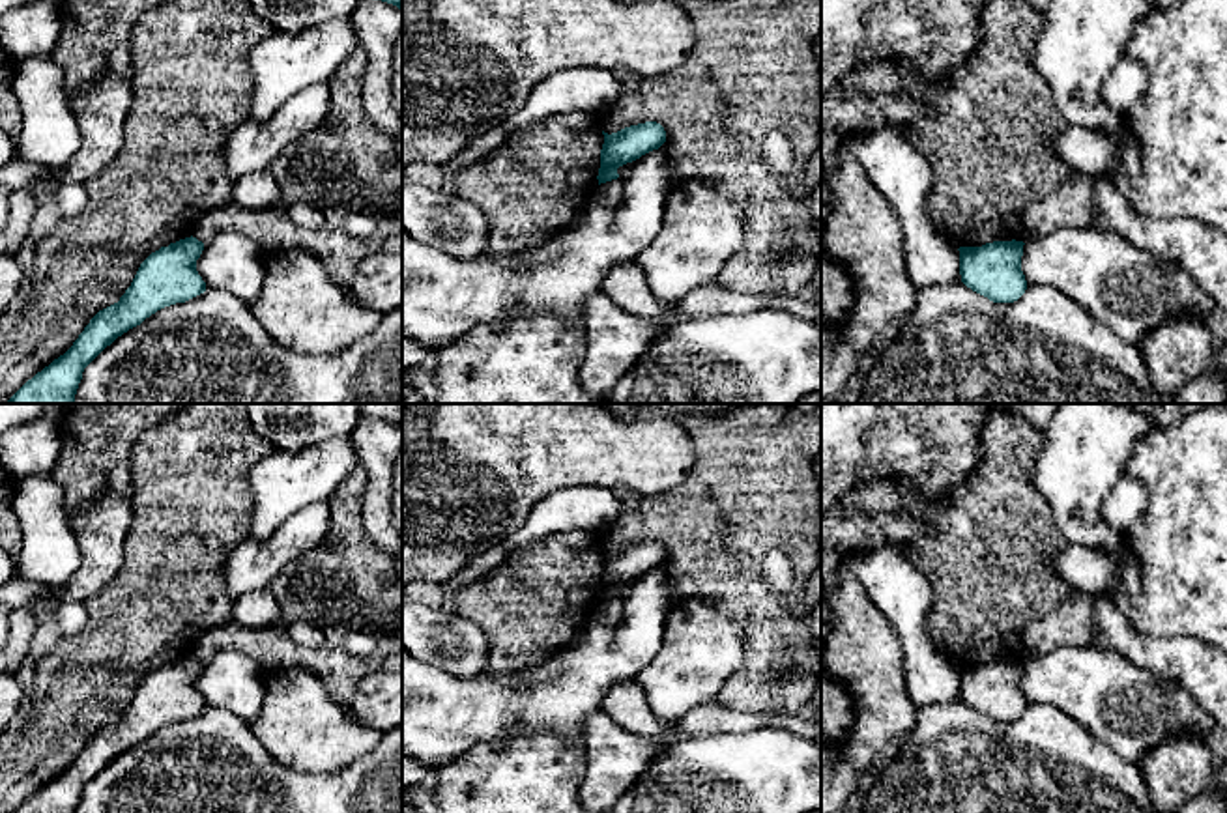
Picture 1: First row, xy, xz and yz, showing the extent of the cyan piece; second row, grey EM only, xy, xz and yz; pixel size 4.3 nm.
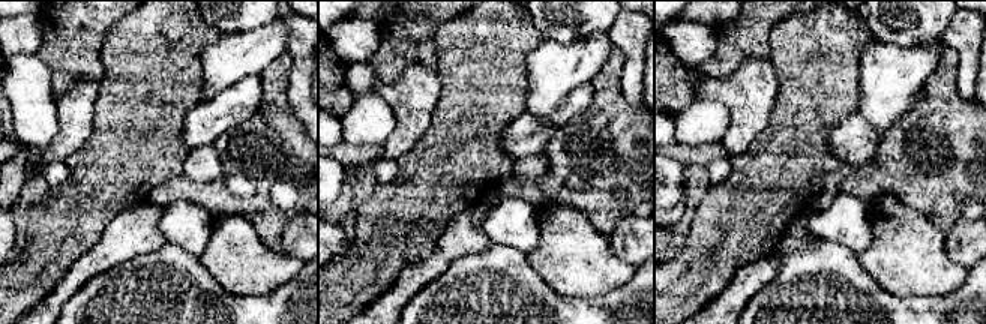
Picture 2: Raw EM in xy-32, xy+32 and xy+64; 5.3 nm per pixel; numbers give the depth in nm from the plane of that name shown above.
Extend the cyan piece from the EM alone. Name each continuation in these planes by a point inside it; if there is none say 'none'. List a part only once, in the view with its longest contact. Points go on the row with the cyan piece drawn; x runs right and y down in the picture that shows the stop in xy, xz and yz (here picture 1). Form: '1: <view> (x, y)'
none

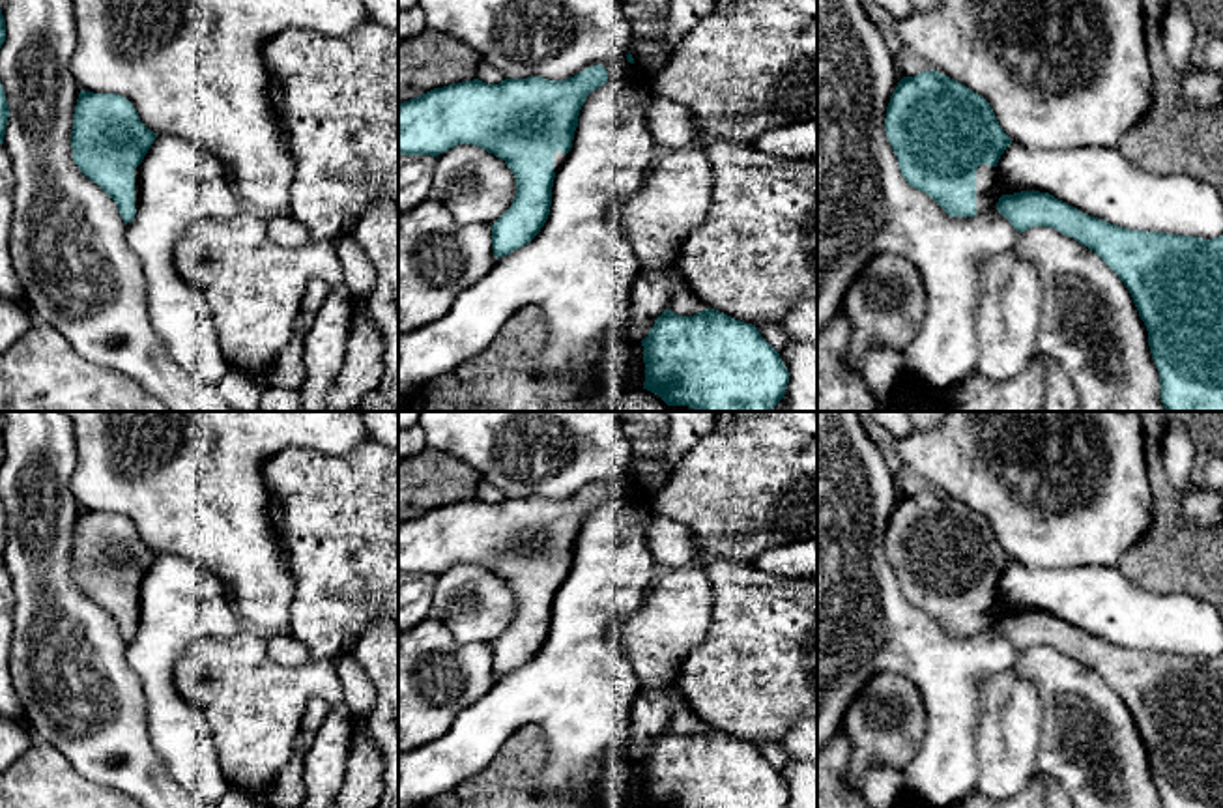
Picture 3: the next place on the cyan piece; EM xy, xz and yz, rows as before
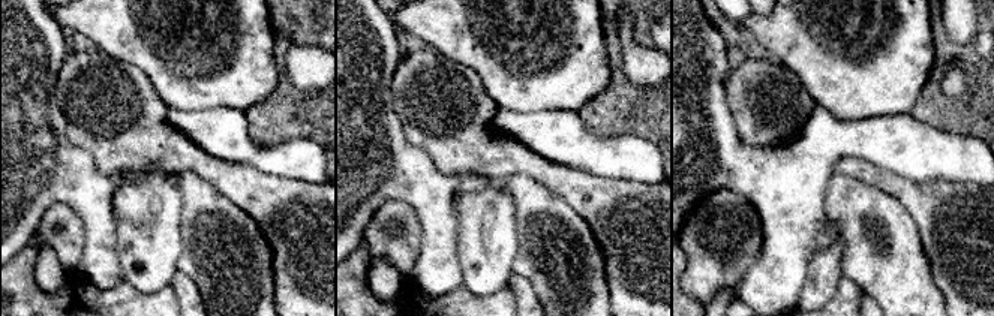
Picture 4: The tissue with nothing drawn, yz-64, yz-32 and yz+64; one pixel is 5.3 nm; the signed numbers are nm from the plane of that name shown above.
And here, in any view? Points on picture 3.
1: yz (988, 191)

